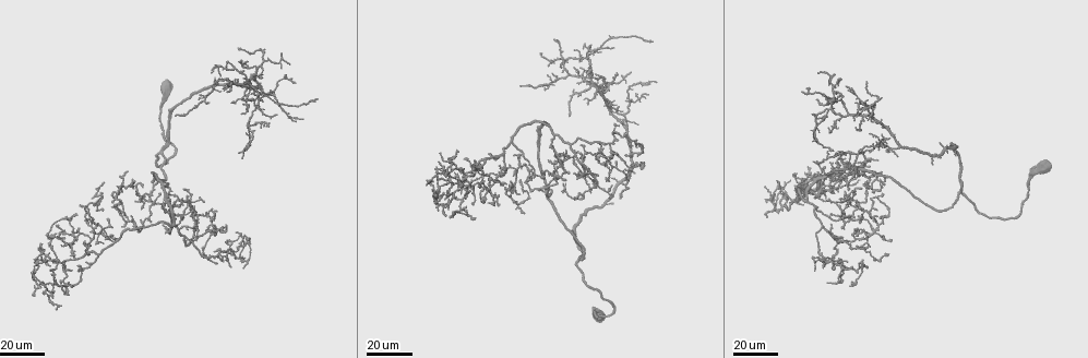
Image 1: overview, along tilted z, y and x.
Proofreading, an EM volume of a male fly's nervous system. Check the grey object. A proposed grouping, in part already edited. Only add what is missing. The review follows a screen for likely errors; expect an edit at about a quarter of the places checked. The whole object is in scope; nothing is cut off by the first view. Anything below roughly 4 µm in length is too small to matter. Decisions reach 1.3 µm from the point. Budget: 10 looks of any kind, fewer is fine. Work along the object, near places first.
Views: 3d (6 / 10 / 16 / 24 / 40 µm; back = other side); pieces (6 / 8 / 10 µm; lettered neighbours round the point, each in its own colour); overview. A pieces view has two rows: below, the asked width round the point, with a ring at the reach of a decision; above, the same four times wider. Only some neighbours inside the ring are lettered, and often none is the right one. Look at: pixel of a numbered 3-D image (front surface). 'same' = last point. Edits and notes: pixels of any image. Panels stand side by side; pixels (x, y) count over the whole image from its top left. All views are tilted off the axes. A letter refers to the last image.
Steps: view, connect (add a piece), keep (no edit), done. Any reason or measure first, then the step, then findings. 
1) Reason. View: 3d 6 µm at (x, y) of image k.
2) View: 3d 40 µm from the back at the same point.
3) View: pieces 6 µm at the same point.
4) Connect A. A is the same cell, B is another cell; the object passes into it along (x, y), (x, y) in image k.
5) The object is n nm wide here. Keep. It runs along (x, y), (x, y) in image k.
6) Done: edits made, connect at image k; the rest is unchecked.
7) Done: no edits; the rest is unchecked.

Branch stops here. View: 3d 24 µm at (210, 216) of image 1.

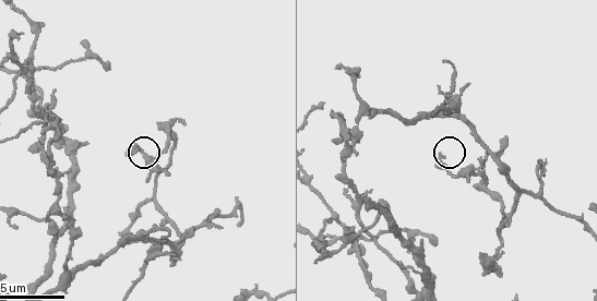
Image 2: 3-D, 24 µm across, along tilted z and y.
View: 3d 6 µm at (440, 154) of image 2.

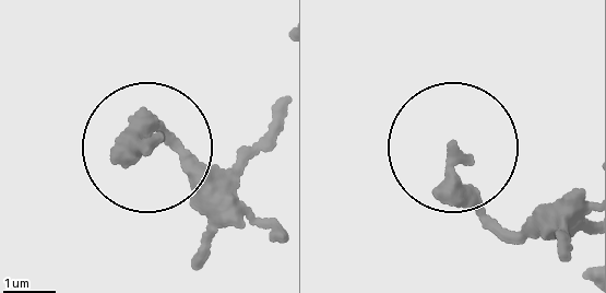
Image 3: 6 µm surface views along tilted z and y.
View: pieces 6 µm at (453, 152) of image 3.

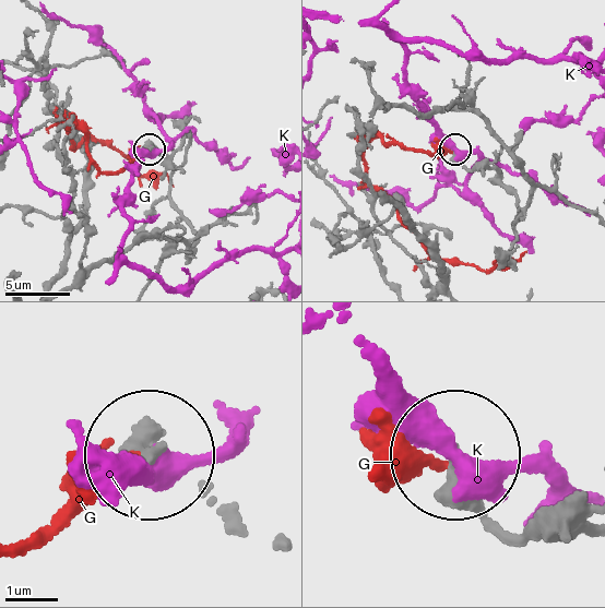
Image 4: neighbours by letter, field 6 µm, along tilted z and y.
Keep. G and K are other cells; none of them fits.

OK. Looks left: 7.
An open end. View: pieces 10 µm at (436, 243) of image 2.

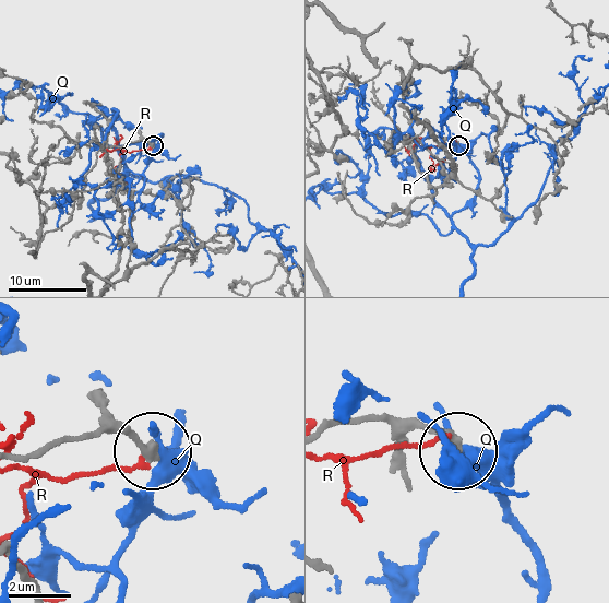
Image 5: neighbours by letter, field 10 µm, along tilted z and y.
The object is 400 nm wide here. Keep. Q and R are other cells; it runs along (20, 453), (111, 430), (147, 449) in image 5; none of them fits.

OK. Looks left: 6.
Branch stops here. View: 3d 24 µm at (120, 177) of image 1.

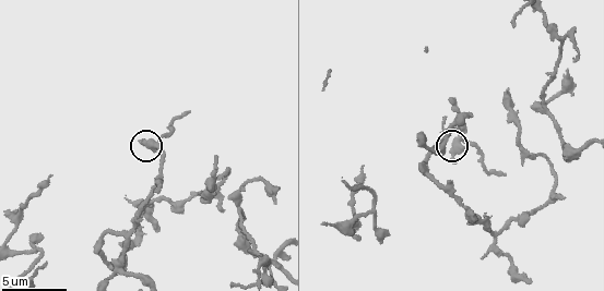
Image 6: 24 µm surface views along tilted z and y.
View: pieces 6 µm at (453, 162) of image 6.

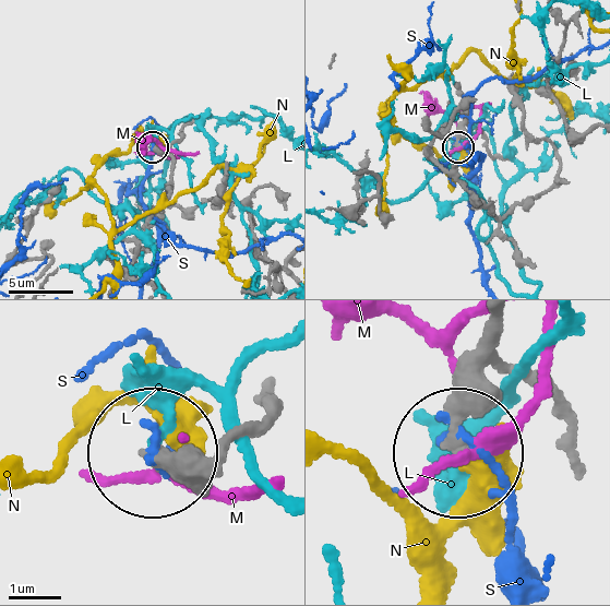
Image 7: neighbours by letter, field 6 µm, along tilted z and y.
The object is 250 nm wide here. Keep. L, M, N and S are other cells; none of them fits.

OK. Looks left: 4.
An open end. View: 3d 40 µm at (228, 241) of image 1.

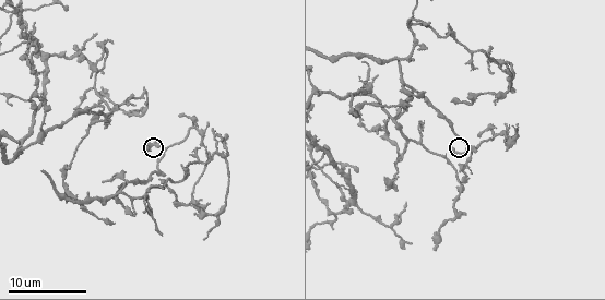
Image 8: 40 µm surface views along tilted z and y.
View: pieces 10 µm at (145, 147) of image 8.

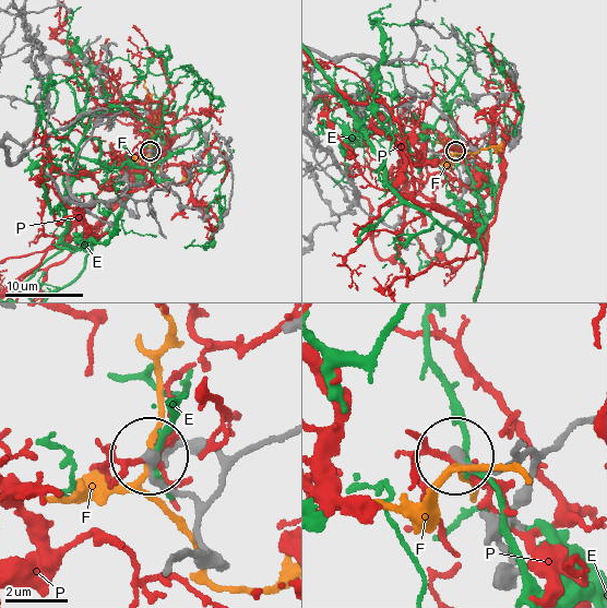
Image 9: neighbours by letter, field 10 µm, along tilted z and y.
Keep. E, F and P are other cells; none of them fits.

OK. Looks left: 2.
Free end. View: pieces 6 µm at (428, 22) of image 8.

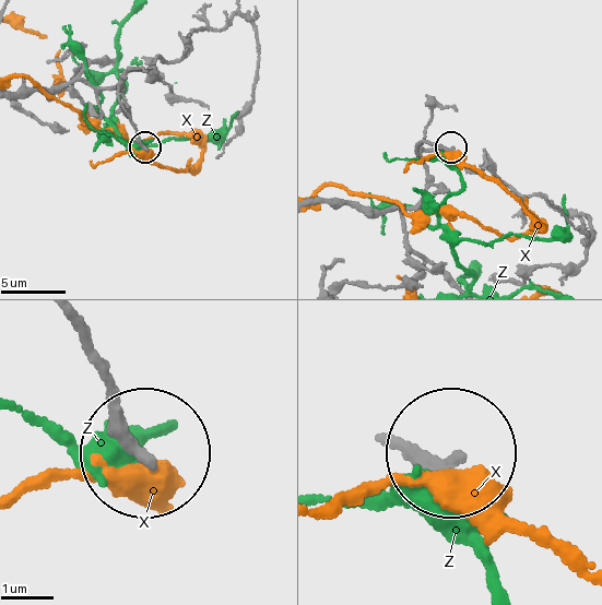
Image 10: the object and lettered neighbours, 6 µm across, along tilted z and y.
The object is 220 nm wide here. Keep. X and Z are other cells; it runs along (327, 198), (410, 206), (426, 178), (417, 146), (451, 149) in image 10; none of them fits.

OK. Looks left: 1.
Done: no edits; the rest is unchecked.

